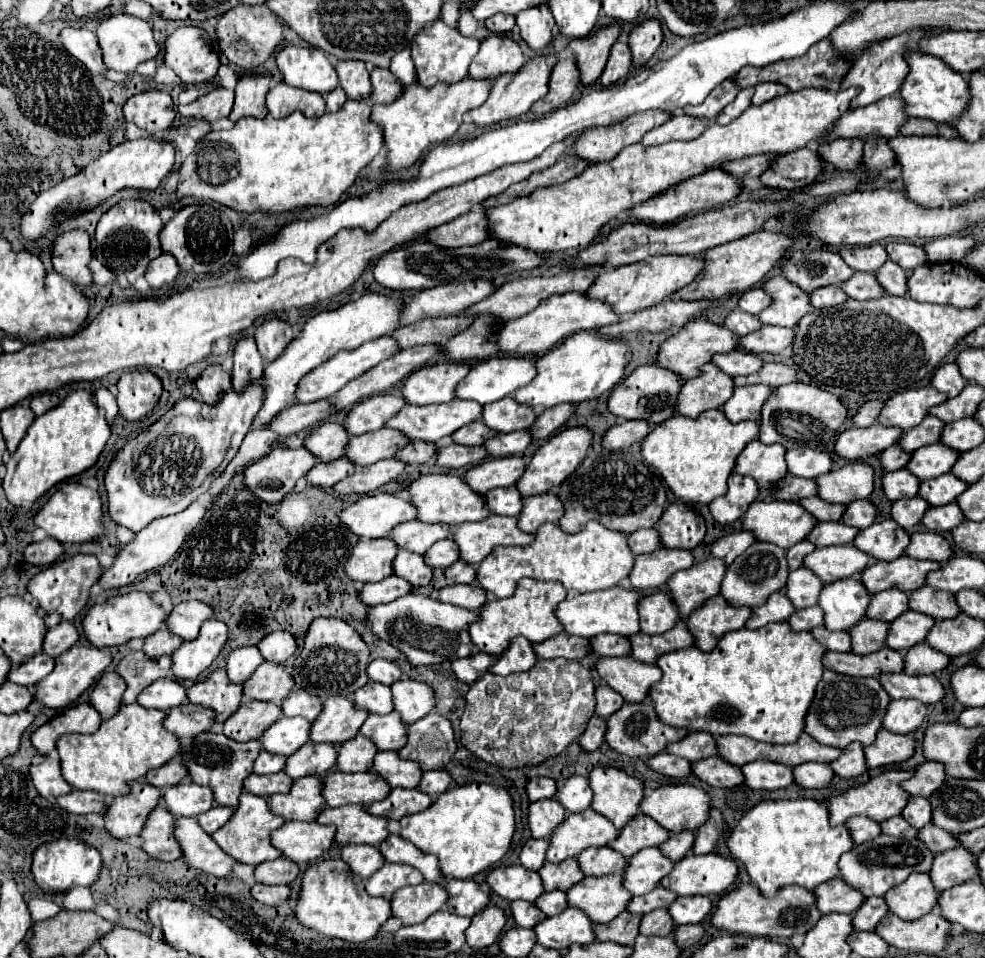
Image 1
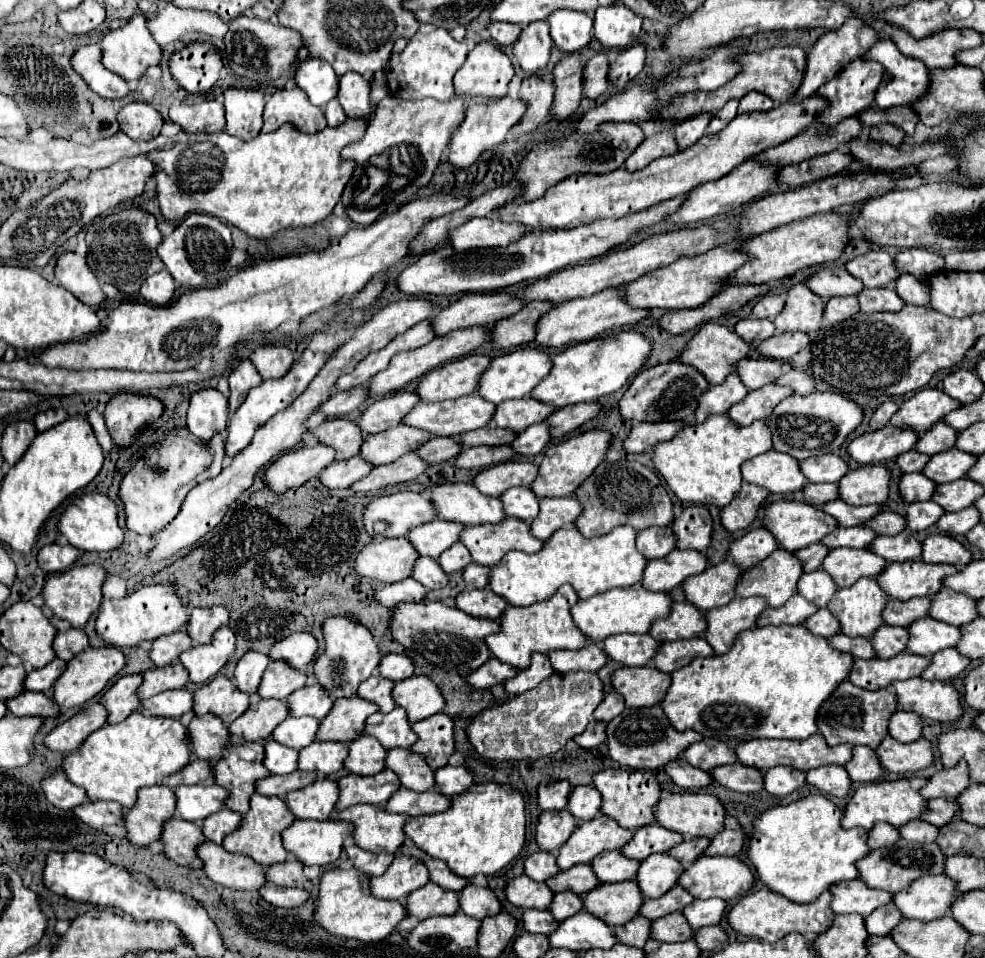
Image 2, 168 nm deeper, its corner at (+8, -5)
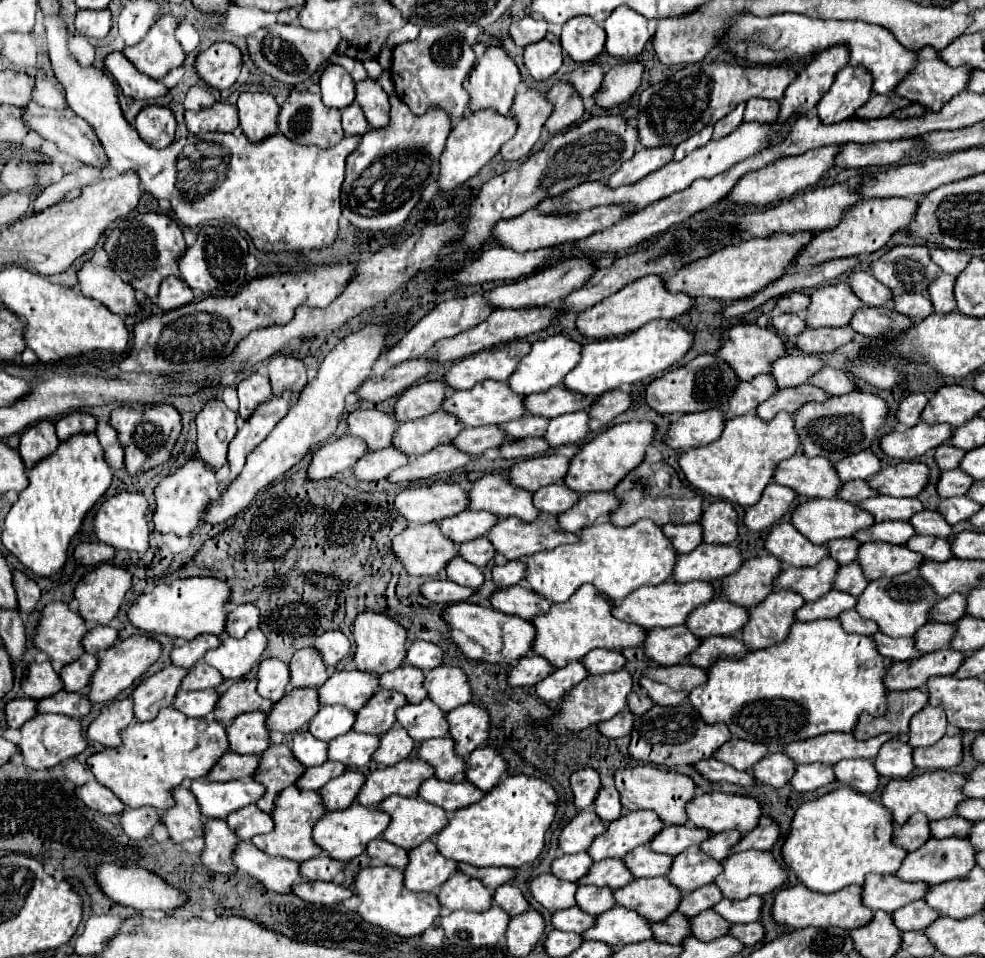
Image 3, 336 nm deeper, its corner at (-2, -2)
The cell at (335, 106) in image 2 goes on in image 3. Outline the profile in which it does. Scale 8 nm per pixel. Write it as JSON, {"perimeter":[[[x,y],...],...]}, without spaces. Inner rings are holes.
{"perimeter":[[[356,102],[342,108],[342,128],[344,128],[344,132],[348,136],[350,134],[364,134],[366,126],[368,126],[368,122],[366,122],[366,118],[362,114],[362,108]]]}

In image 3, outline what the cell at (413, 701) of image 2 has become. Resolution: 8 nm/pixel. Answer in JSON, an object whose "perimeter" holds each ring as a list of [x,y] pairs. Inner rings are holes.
{"perimeter":[[[438,666],[424,678],[428,698],[438,704],[442,712],[450,712],[470,702],[470,686],[466,674],[454,666]]]}

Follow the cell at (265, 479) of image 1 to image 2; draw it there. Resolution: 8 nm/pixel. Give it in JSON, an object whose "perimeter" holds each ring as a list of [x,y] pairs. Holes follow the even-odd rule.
{"perimeter":[[[322,443],[316,447],[300,447],[280,455],[262,477],[272,491],[286,493],[290,489],[302,487],[308,479],[318,477],[334,461],[334,455],[334,447]]]}

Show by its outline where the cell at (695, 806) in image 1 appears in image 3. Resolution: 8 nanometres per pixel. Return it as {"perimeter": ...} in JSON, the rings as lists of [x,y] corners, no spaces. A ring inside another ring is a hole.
{"perimeter":[[[708,792],[688,802],[686,814],[690,824],[704,828],[712,834],[724,830],[738,830],[740,834],[744,834],[756,828],[760,806],[754,798],[724,792]]]}

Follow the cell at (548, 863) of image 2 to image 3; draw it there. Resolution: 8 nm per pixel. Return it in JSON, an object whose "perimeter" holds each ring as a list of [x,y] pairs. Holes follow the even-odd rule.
{"perimeter":[[[586,852],[580,854],[572,854],[572,856],[560,856],[552,862],[552,874],[560,880],[568,880],[568,882],[576,882],[578,878],[582,878],[588,868],[592,866],[592,858]]]}

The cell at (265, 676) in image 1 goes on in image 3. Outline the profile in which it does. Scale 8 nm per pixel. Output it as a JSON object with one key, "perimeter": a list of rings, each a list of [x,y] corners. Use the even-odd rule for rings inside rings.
{"perimeter":[[[314,648],[296,650],[290,660],[290,686],[292,688],[318,688],[328,680],[328,668]]]}

